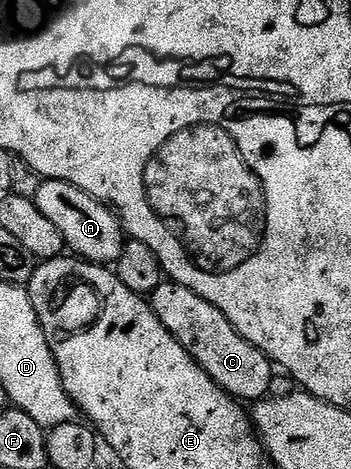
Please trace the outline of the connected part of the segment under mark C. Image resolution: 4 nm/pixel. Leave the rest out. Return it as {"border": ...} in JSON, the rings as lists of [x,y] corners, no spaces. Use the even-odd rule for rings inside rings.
{"border":[[[162,282],[150,293],[152,311],[170,330],[170,334],[191,356],[198,366],[210,374],[220,388],[235,396],[241,402],[259,402],[269,395],[274,365],[268,355],[258,350],[210,302],[206,302],[194,290],[175,282]]]}

